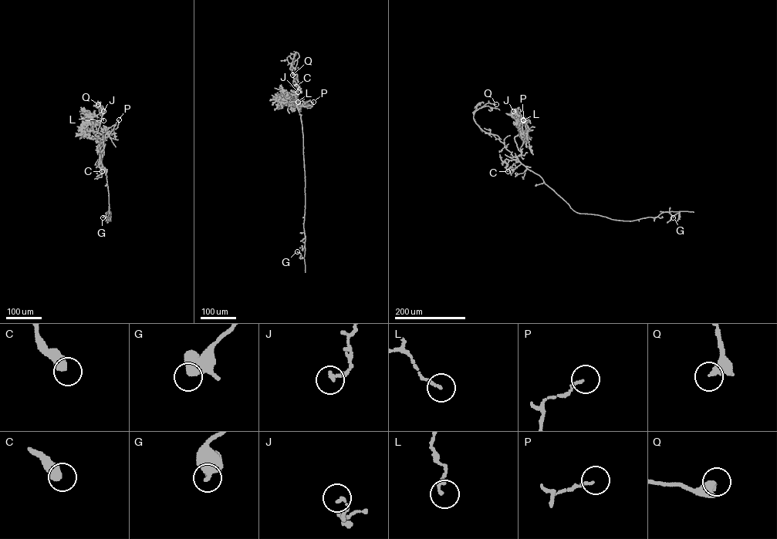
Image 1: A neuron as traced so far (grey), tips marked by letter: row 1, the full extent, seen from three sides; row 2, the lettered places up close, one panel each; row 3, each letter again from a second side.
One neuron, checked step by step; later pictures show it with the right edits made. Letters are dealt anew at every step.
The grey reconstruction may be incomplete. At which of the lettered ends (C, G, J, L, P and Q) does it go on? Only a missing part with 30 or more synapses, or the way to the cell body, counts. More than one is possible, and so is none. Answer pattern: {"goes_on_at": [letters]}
{"goes_on_at": []}

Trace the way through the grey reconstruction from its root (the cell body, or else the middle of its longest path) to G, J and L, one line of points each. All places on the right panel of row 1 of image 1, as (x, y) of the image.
G: (552, 189), (578, 213), (632, 220), (657, 217), (664, 212), (680, 212), (673, 217)
J: (552, 189), (517, 158), (521, 151), (514, 137), (519, 133), (520, 119), (515, 109), (513, 111)
L: (552, 189), (517, 158), (521, 151), (514, 137), (519, 132), (518, 125), (523, 121), (520, 119), (523, 120)

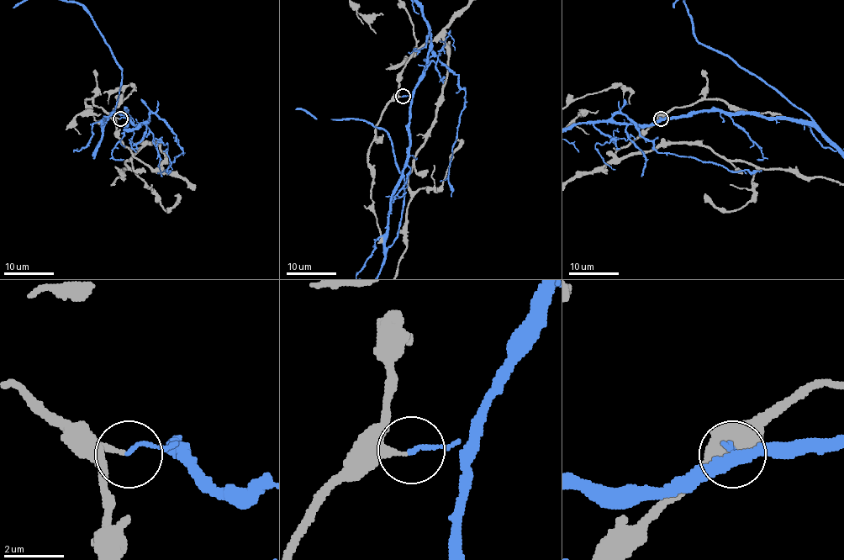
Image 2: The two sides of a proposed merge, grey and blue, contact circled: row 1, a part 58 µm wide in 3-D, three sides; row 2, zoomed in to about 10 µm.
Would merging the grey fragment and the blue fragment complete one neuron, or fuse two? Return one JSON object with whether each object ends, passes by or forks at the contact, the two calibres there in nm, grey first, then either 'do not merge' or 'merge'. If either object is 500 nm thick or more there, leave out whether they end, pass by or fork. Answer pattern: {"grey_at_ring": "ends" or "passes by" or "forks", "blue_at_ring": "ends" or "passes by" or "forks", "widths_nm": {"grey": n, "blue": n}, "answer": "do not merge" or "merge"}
{"grey_at_ring": "ends", "blue_at_ring": "ends", "widths_nm": {"grey": 180, "blue": 130}, "answer": "do not merge"}

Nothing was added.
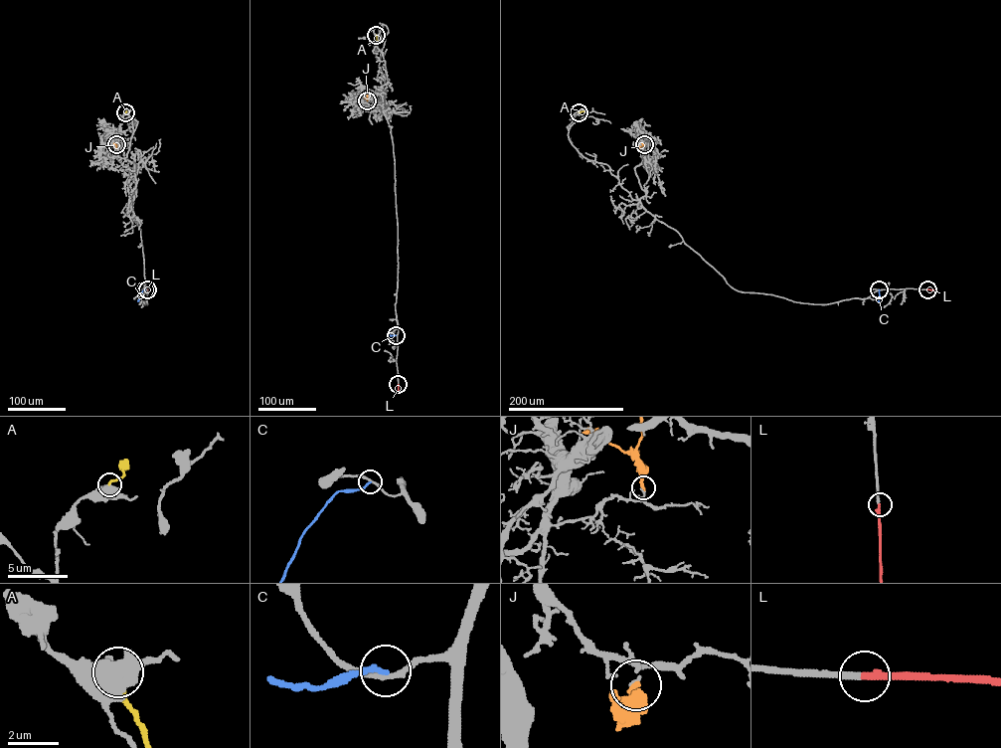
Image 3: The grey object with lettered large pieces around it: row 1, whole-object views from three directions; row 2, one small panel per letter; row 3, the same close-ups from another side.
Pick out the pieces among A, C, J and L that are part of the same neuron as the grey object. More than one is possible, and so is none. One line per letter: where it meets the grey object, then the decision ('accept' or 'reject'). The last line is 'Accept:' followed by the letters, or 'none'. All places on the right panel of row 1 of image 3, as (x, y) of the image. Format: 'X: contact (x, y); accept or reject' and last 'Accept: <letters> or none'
A: contact (579, 112); reject
C: contact (879, 289); reject
J: contact (644, 144); reject
L: contact (927, 289); accept
Accept: L

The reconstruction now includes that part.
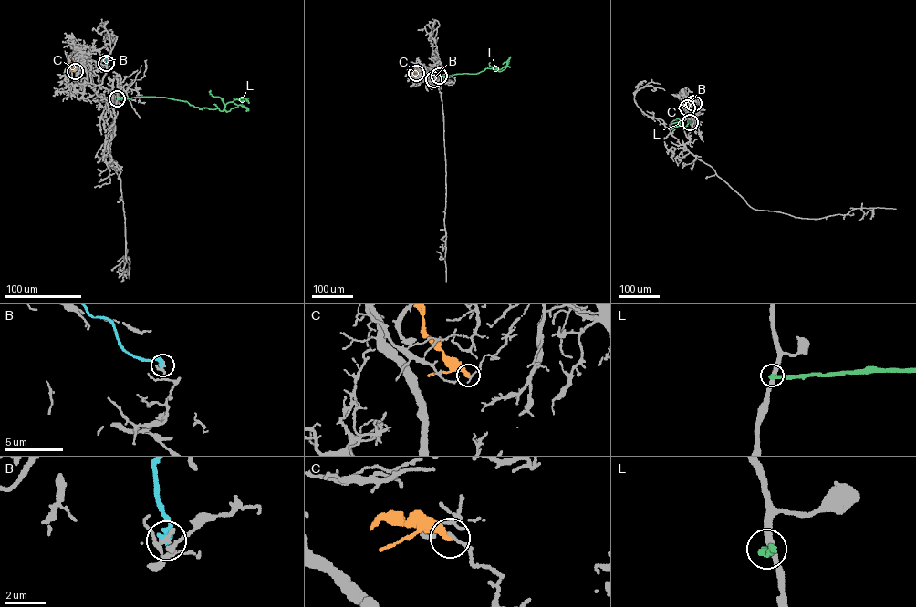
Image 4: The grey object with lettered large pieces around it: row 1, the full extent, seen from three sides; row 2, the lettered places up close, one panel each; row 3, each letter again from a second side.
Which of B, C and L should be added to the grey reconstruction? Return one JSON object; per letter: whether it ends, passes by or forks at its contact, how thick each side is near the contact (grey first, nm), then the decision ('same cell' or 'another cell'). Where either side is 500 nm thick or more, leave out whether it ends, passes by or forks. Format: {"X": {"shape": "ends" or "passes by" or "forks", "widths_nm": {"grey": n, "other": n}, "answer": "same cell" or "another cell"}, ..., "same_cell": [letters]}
{"B": {"shape": "ends", "widths_nm": {"grey": 220, "other": 440}, "answer": "another cell"}, "C": {"shape": "ends", "widths_nm": {"grey": 170, "other": 360}, "answer": "another cell"}, "L": {"shape": "ends", "widths_nm": {"grey": 340, "other": 420}, "answer": "another cell"}, "same_cell": []}

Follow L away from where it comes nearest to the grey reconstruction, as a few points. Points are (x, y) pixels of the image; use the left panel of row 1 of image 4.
L: (117, 98), (166, 97), (187, 101), (201, 109), (218, 108), (226, 111), (242, 104), (248, 109), (245, 111)

